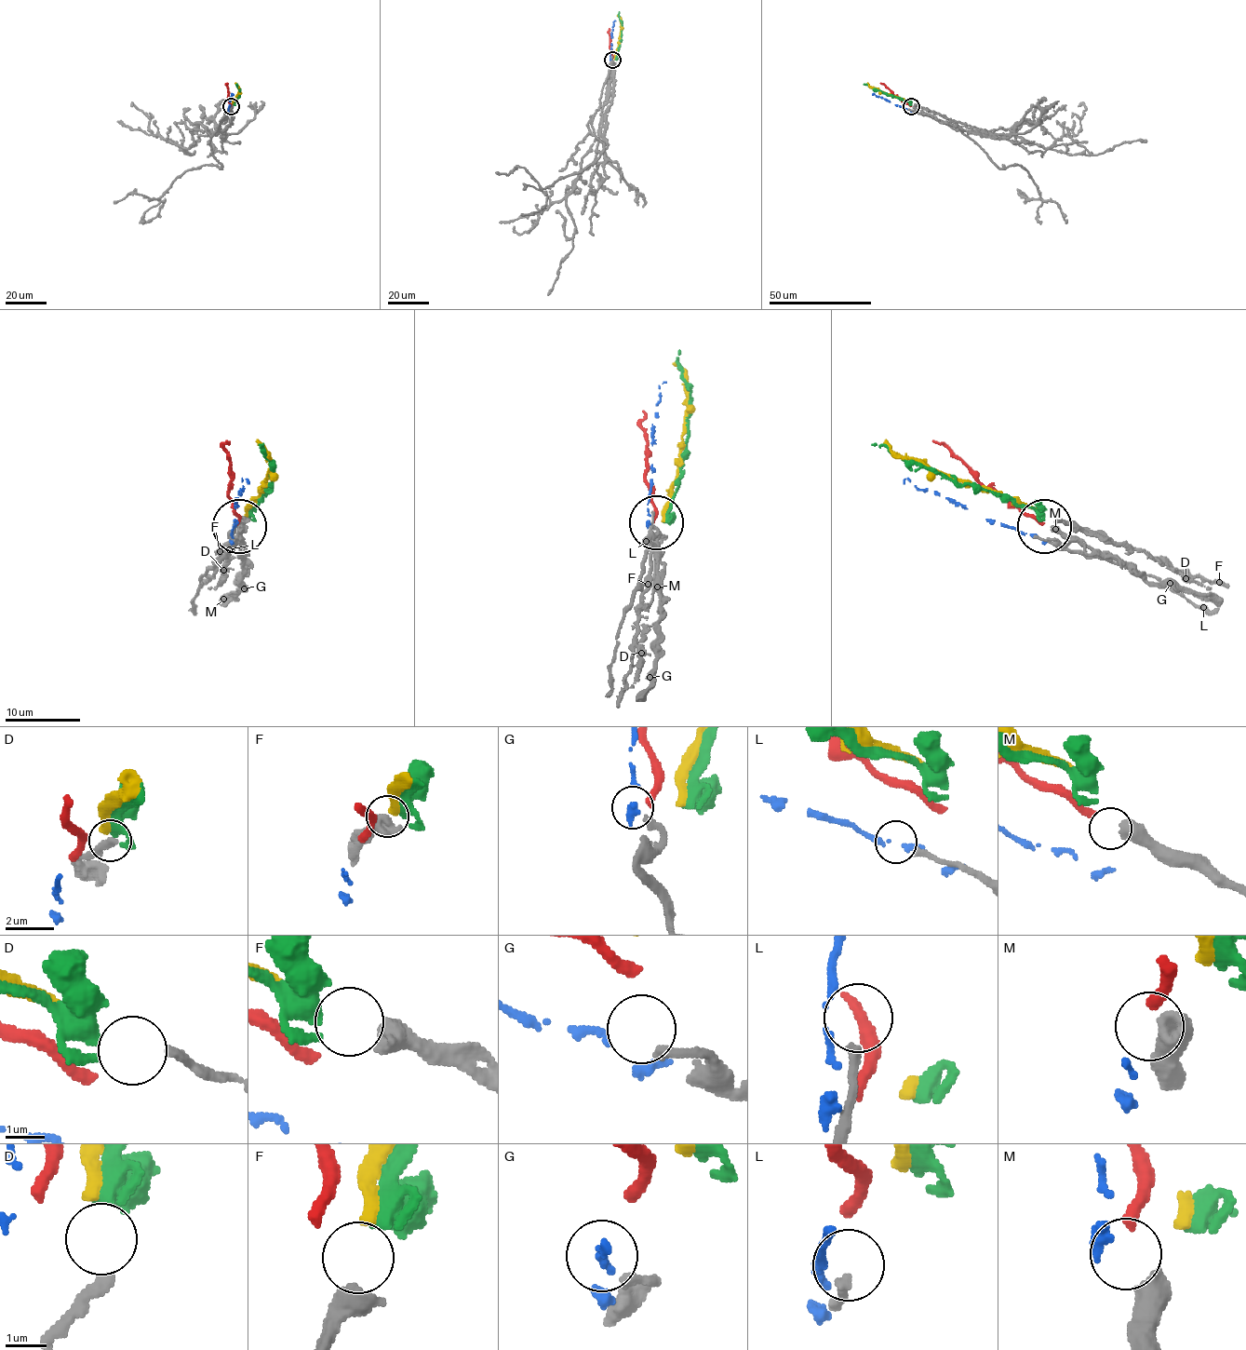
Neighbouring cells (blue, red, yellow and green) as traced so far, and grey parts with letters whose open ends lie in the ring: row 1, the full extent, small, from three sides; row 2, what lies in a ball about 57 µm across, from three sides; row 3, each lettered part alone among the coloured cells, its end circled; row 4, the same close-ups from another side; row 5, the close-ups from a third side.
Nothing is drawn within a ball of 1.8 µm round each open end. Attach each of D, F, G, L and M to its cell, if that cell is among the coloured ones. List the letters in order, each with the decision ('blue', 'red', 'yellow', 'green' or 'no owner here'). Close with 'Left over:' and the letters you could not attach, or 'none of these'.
D: green
F: yellow
G: no owner here
L: no owner here
M: no owner here
Left over: G, L, M

